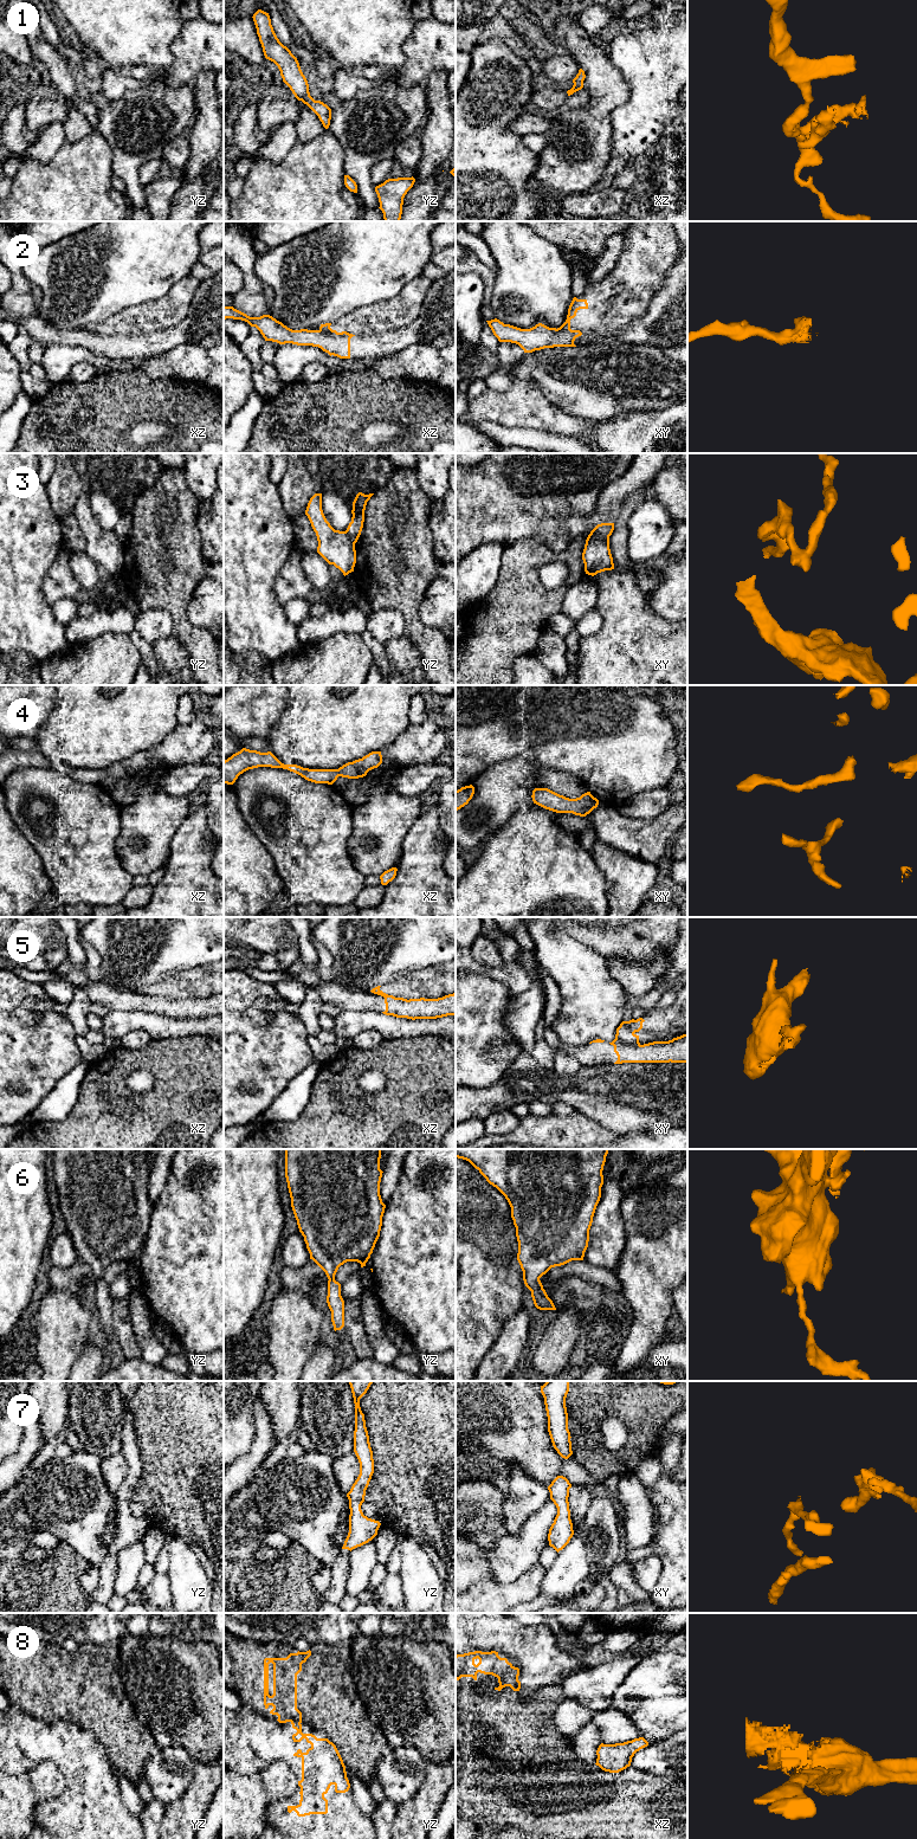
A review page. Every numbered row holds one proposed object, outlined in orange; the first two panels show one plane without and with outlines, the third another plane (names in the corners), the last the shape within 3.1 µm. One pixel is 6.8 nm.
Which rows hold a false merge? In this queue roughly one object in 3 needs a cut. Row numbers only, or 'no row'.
3, 8

